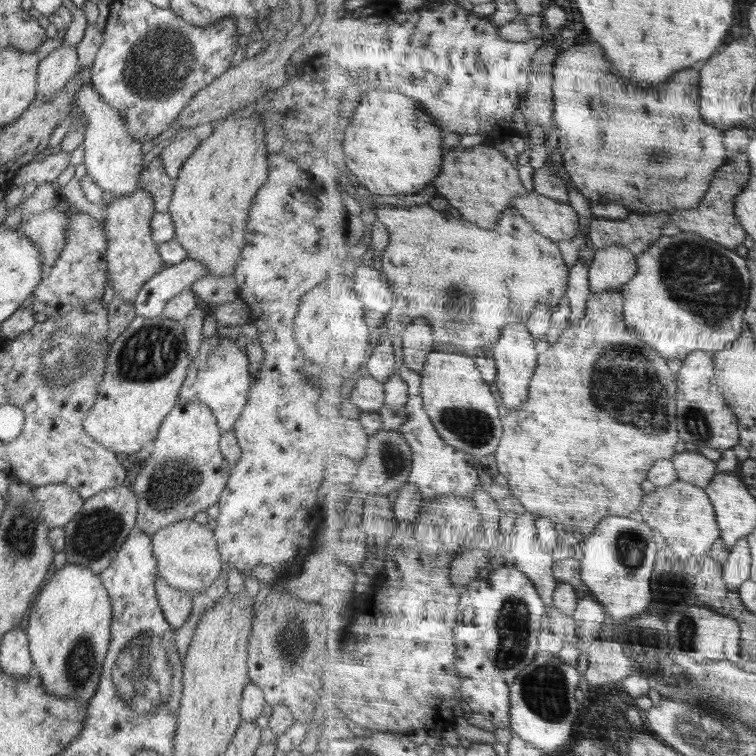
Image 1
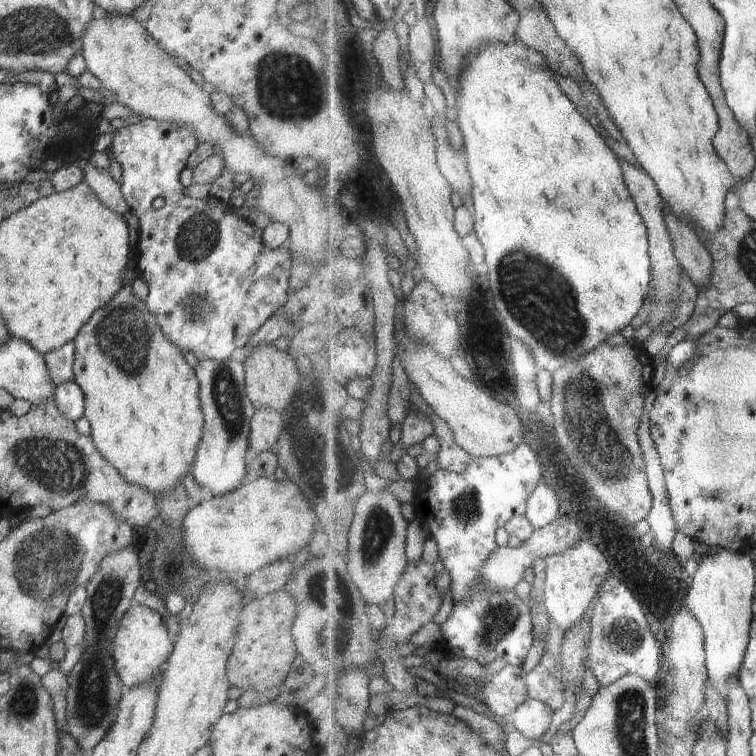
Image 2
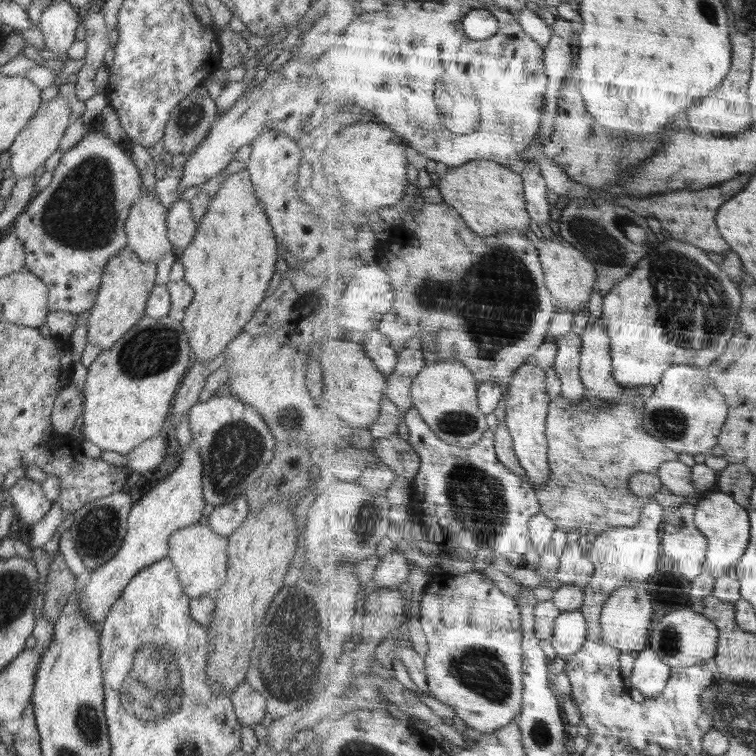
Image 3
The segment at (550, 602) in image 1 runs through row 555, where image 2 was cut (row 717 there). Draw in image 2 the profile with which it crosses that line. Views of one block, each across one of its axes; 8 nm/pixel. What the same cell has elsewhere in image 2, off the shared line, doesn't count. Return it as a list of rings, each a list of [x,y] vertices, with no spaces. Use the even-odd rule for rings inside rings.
[[[530,698],[516,710],[511,720],[523,735],[540,740],[544,734],[548,734],[542,730],[546,729],[546,722],[550,720],[552,710],[554,711],[554,708],[550,704]]]

